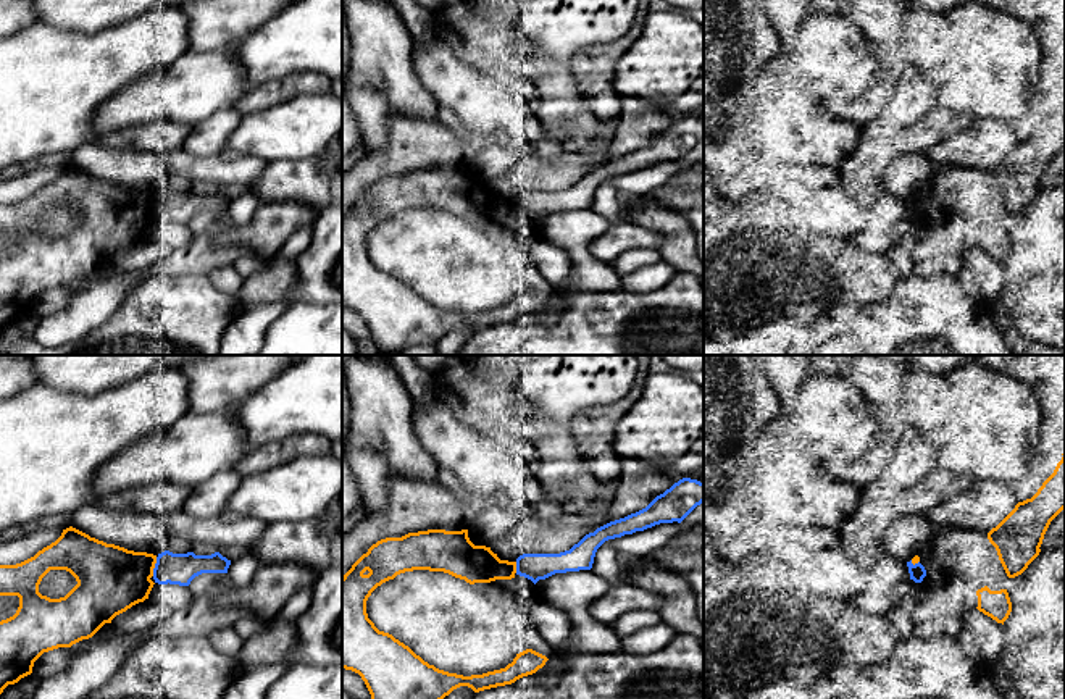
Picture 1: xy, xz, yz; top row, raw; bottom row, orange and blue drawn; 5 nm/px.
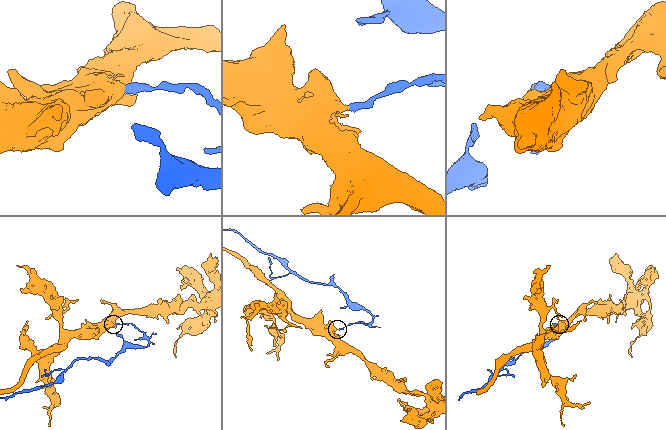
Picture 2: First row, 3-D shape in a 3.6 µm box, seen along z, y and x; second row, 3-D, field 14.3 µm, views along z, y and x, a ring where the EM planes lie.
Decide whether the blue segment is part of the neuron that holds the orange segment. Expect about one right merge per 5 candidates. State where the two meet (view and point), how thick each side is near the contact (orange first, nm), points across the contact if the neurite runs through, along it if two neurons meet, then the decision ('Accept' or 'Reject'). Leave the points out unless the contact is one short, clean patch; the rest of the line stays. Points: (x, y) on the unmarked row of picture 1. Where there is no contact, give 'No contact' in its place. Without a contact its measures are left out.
Touches orange at xy (154, 205). Thickness 340 nm (orange) against 160 nm. Reject

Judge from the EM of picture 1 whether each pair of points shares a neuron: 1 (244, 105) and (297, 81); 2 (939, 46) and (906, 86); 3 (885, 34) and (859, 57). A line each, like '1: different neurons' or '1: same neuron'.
1: same neuron
2: different neurons
3: different neurons

